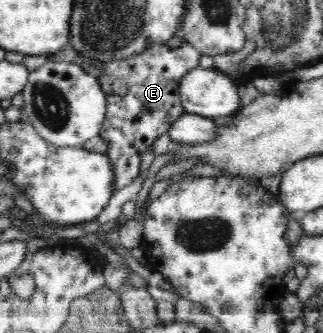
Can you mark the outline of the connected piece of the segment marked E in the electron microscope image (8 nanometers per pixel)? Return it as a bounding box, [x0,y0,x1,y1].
[95,37,201,190]

